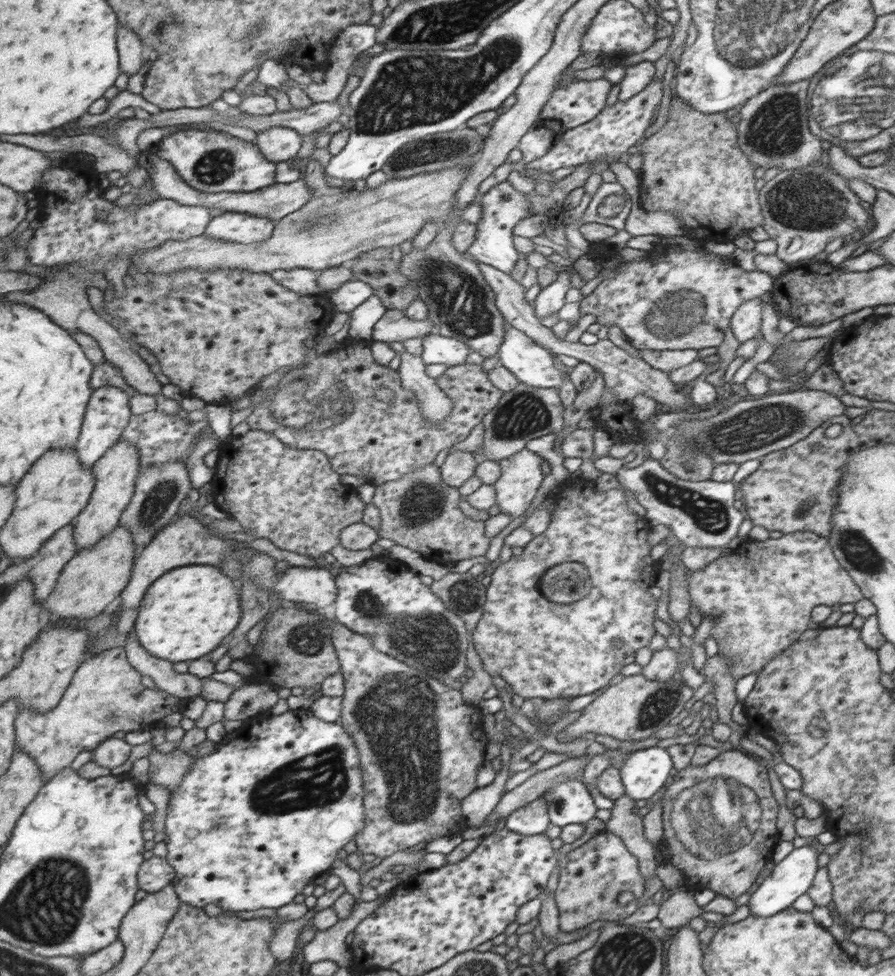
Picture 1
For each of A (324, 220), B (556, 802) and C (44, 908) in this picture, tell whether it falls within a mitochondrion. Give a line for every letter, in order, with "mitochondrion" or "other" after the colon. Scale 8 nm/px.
A: mitochondrion
B: mitochondrion
C: mitochondrion

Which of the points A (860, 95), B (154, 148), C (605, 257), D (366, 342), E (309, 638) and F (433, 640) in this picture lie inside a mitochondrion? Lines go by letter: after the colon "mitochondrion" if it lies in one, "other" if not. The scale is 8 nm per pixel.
A: mitochondrion
B: other
C: other
D: other
E: mitochondrion
F: mitochondrion

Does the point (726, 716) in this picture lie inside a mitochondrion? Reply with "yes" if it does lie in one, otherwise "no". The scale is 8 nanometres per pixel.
no

